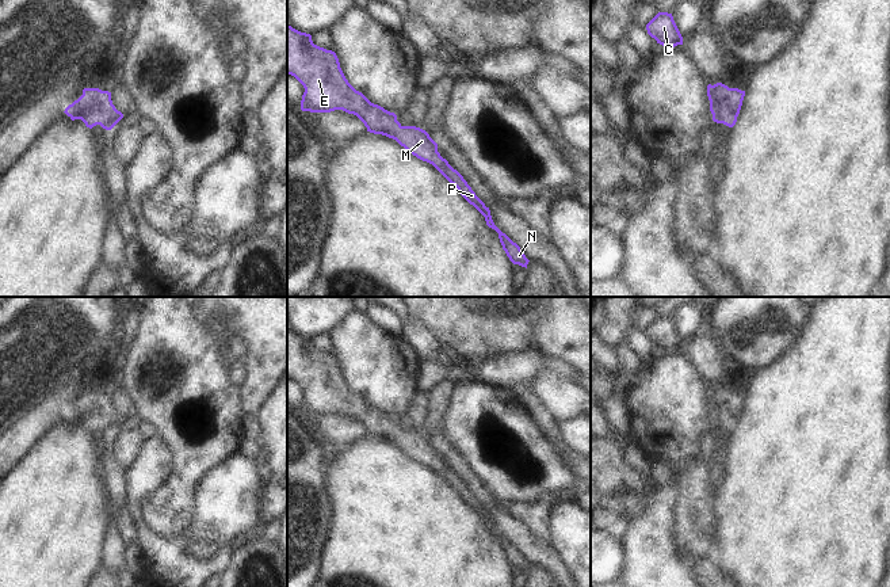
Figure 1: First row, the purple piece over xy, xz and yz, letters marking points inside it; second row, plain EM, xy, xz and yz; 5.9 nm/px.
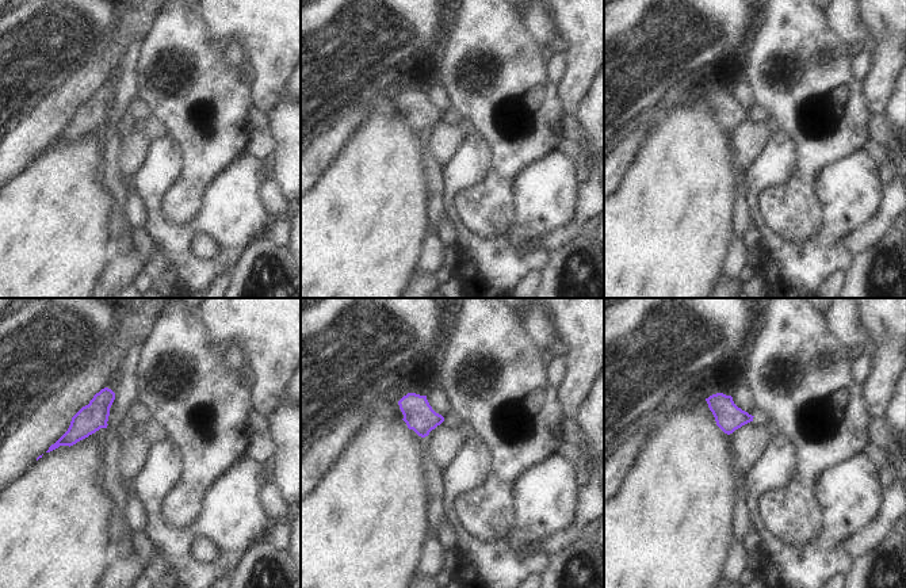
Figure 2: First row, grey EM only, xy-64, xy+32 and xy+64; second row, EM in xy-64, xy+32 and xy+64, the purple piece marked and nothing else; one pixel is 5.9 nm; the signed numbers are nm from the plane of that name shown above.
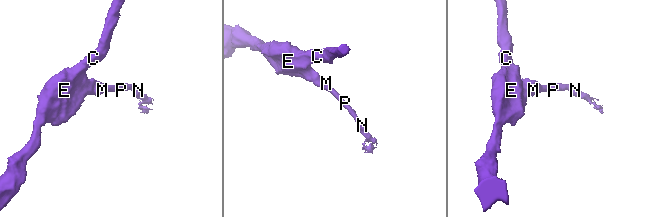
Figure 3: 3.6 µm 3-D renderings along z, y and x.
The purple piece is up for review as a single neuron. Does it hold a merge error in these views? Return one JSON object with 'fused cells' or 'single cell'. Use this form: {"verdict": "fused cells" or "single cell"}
{"verdict": "single cell"}

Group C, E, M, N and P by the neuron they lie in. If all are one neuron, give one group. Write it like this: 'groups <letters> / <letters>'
groups C E M N P

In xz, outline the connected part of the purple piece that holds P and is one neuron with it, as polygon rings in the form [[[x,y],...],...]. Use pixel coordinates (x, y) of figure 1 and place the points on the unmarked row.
[[[287,329],[287,378],[294,380],[305,392],[301,413],[331,416],[343,413],[356,419],[367,435],[396,443],[417,462],[432,468],[461,499],[473,508],[499,537],[500,546],[513,568],[527,572],[528,563],[520,550],[493,526],[489,511],[475,499],[463,480],[438,456],[438,447],[416,430],[402,430],[397,419],[371,407],[345,382],[335,355],[313,347],[312,339]]]

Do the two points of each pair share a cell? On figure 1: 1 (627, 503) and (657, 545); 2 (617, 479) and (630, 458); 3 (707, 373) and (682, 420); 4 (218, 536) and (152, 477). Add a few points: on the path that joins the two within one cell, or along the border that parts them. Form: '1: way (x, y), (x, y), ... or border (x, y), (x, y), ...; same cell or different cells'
1: border (654, 488), (646, 507), (629, 521); different cells
2: border (622, 446), (625, 461), (648, 473); different cells
3: border (686, 353), (701, 378), (709, 387); different cells
4: way (187, 537), (156, 542), (141, 528), (136, 509); same cell

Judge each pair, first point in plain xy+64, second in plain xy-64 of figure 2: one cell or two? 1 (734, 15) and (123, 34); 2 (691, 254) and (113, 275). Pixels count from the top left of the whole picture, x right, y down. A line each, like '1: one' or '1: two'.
1: two
2: two

